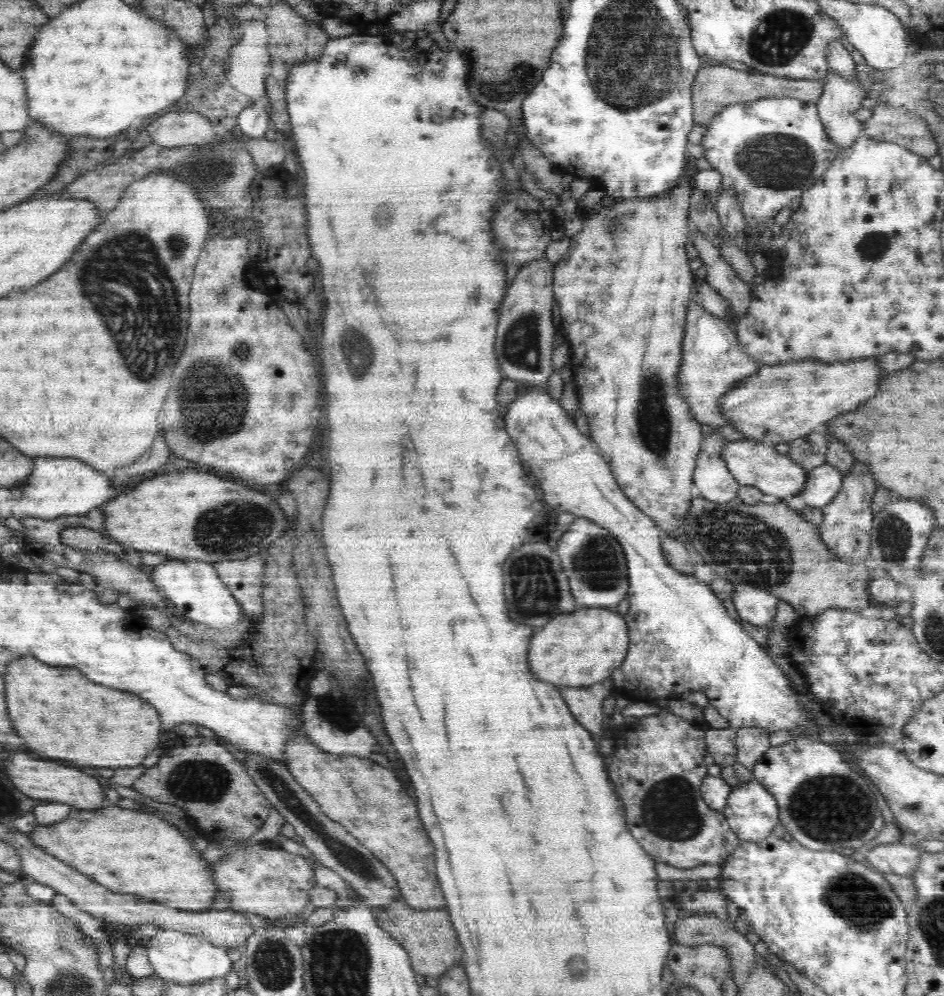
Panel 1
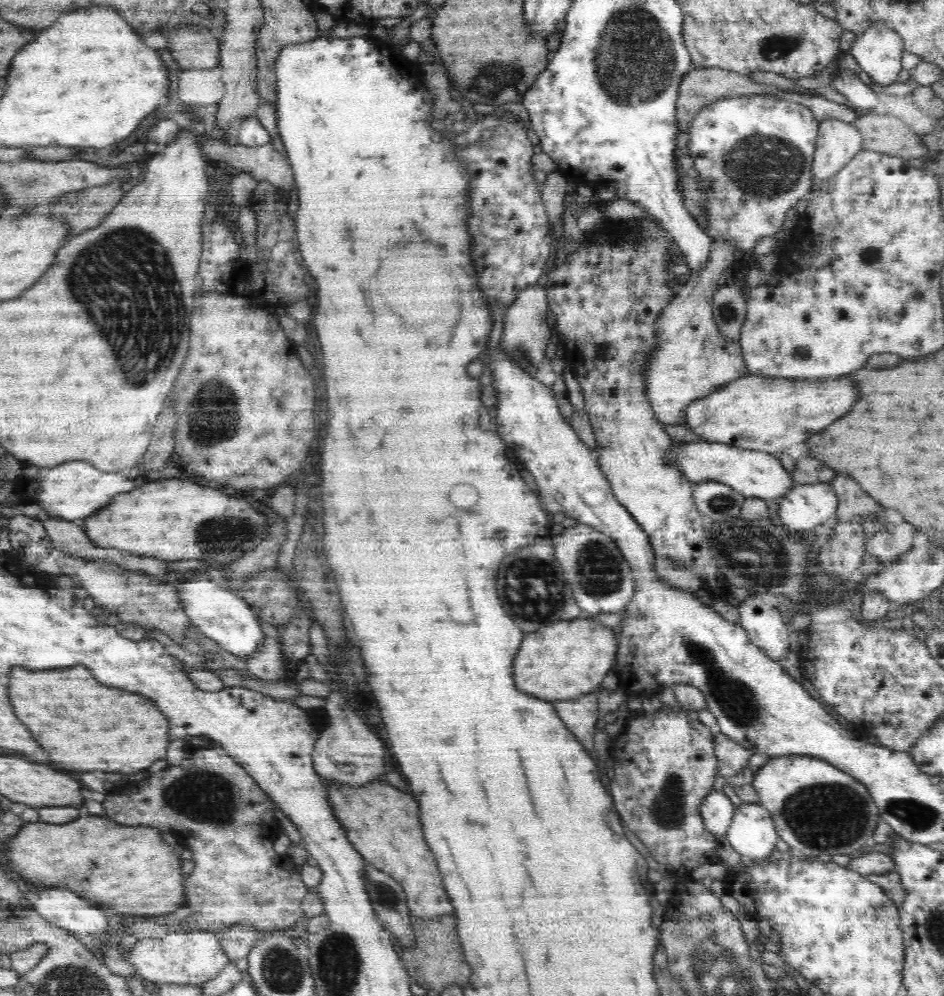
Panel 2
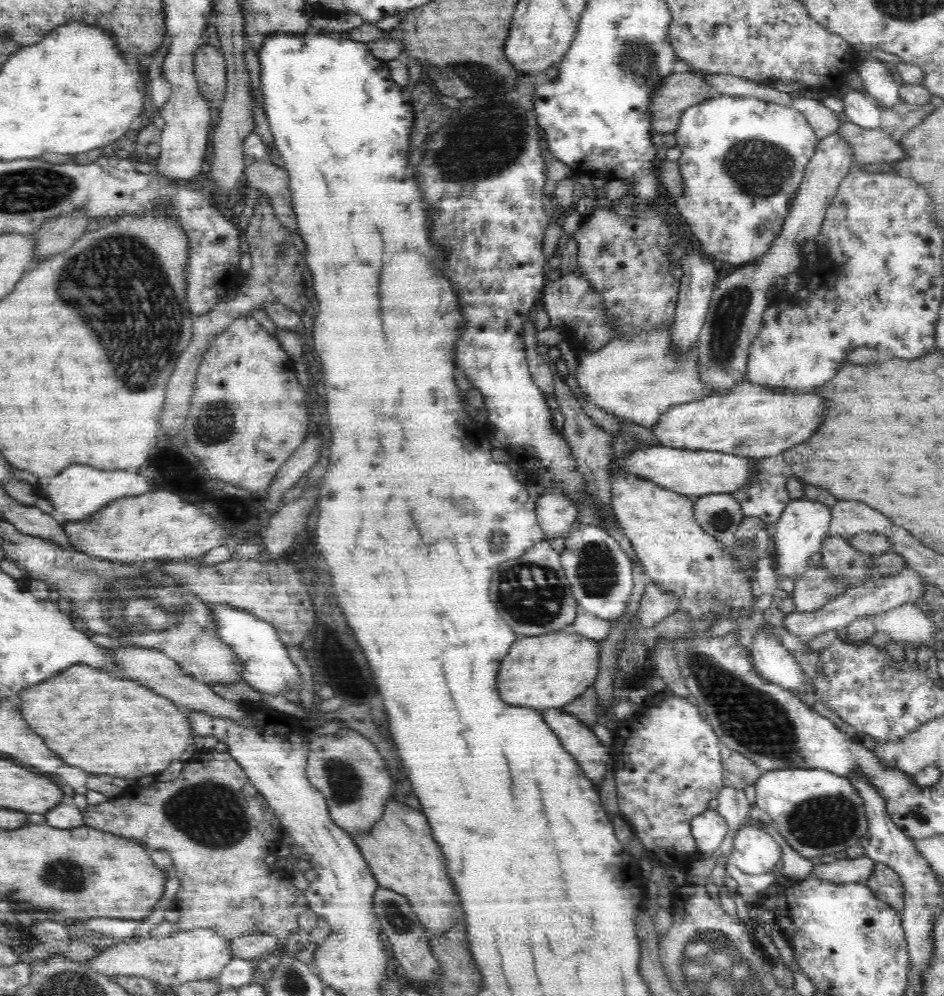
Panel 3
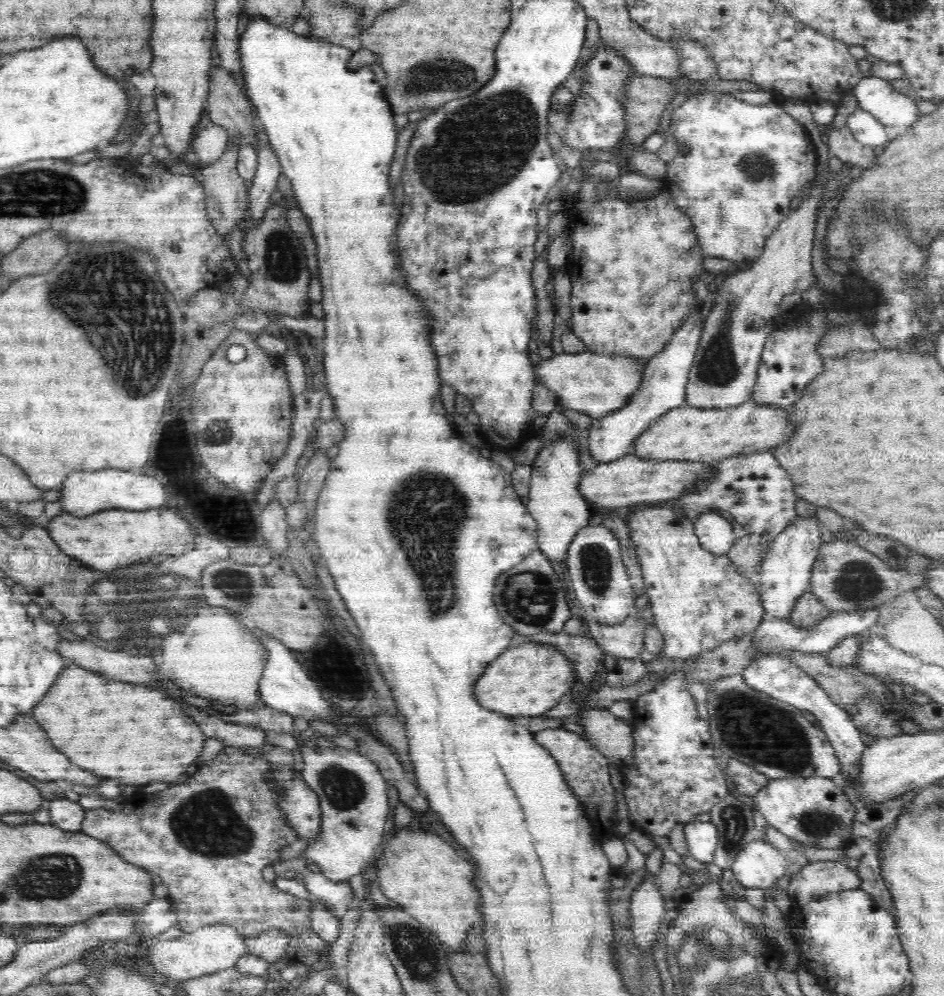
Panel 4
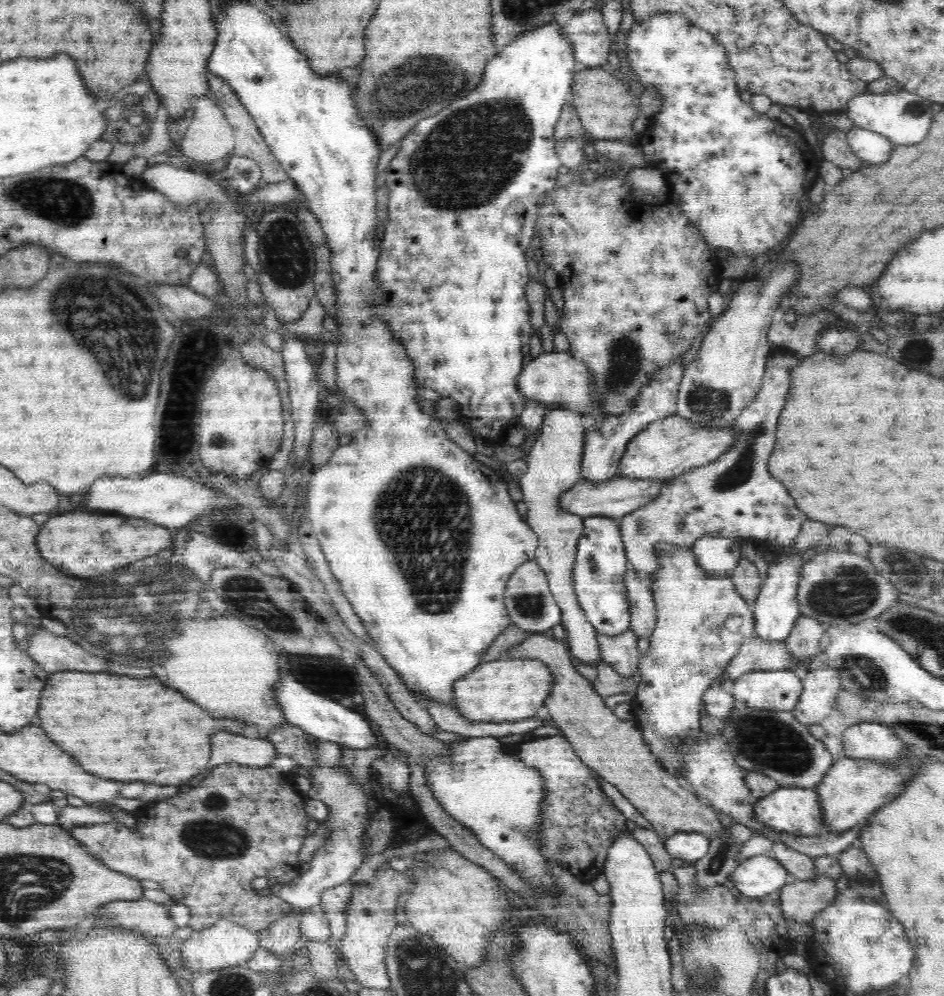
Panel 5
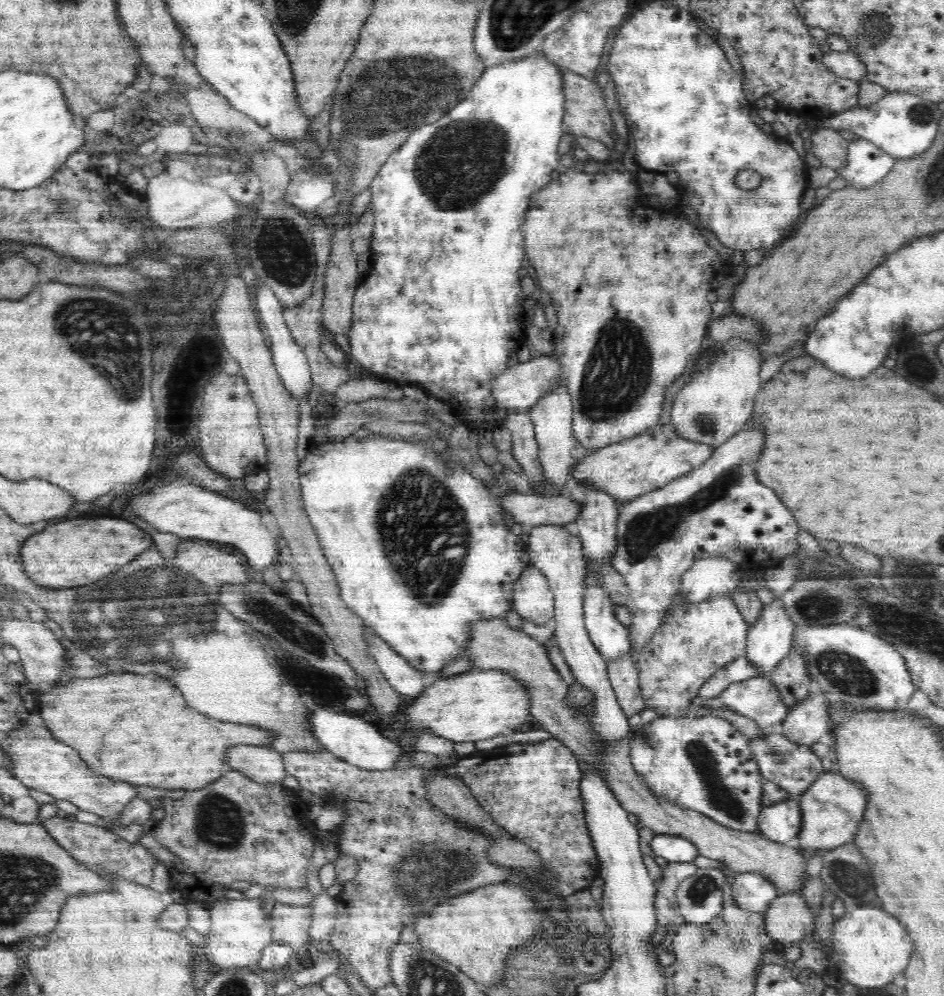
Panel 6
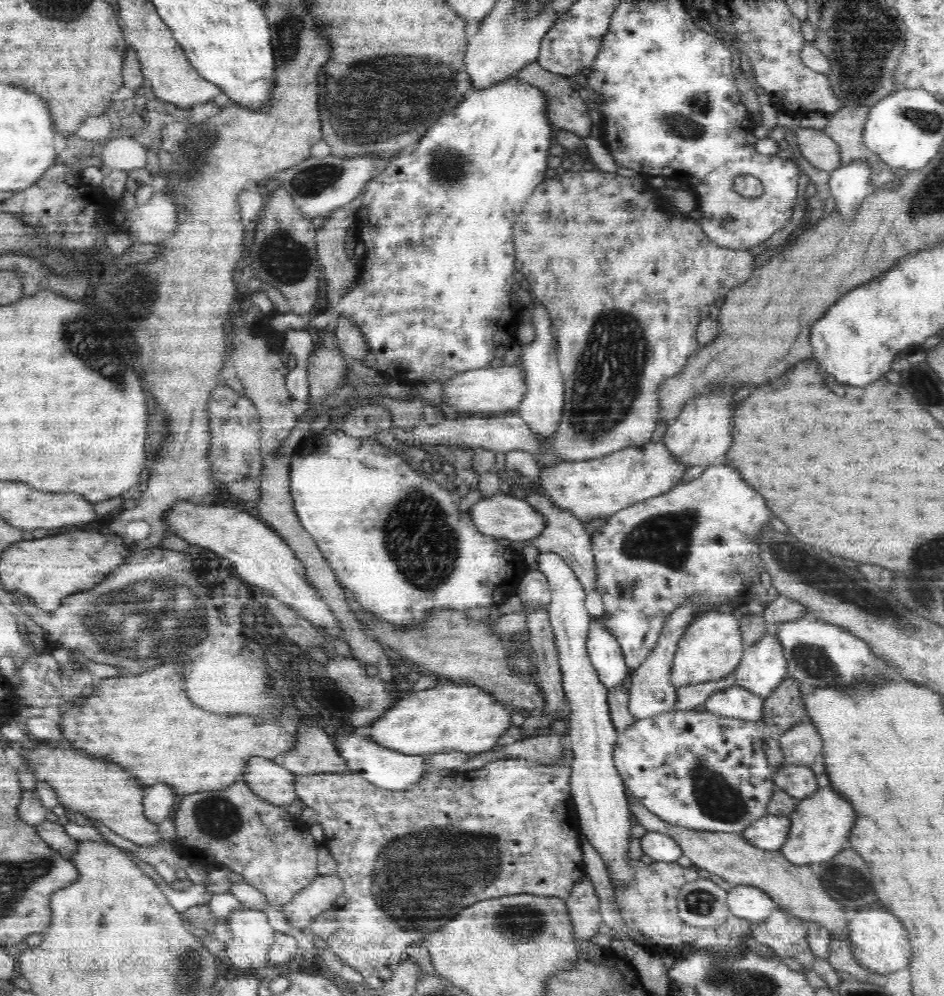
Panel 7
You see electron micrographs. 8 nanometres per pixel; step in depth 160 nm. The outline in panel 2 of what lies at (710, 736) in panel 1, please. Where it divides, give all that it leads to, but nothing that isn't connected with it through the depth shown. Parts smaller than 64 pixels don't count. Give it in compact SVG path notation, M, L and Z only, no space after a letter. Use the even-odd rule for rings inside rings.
M721 731L716 736L713 736L713 739L718 774L725 778L740 774L748 766L748 758L752 756L750 749L740 746L729 736L722 734Z

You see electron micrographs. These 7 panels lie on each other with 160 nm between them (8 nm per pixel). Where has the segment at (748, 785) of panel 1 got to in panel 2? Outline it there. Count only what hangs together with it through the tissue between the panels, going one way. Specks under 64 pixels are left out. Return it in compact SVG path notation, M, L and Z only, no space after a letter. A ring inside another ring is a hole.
M736 801L726 837L742 858L756 860L770 856L778 836L773 817L762 804Z

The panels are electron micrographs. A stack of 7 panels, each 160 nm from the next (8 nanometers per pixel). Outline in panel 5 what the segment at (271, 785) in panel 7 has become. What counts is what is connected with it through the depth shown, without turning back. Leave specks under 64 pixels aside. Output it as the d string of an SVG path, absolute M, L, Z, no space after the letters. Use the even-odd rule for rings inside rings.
M218 732L212 740L212 758L210 768L228 762L237 762L252 768L272 766L277 750L270 740L262 740L255 734L247 737L245 734L233 732Z

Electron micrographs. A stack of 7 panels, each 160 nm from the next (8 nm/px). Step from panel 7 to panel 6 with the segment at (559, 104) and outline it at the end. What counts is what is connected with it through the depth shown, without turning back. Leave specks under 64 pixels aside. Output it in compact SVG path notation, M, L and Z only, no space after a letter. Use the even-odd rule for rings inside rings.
M562 71L562 85L565 104L565 114L562 122L566 132L574 136L587 136L603 142L613 148L615 140L610 136L614 130L610 112L603 97L599 79L579 76L577 73Z

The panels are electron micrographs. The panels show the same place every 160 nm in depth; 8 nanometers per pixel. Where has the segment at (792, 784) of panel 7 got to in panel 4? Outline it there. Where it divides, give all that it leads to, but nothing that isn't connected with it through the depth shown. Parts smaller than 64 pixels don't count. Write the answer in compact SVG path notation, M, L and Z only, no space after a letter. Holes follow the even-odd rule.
M741 674L706 682L705 688L709 730L726 759L739 760L771 779L840 777L841 764L831 742L820 726L810 723L799 708L750 688Z

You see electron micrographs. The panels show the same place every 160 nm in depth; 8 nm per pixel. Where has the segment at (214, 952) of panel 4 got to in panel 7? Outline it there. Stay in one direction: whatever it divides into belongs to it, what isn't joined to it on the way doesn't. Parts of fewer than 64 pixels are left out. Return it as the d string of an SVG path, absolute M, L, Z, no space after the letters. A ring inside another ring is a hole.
M236 908L224 921L232 932L224 951L232 967L252 969L270 965L268 952L276 932L264 912Z

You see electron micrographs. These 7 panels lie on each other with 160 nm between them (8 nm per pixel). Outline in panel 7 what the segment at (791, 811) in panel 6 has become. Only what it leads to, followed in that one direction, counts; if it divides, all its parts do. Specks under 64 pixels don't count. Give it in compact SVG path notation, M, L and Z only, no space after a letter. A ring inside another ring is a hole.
M766 814L745 828L741 835L756 848L774 851L784 844L791 827L789 816Z

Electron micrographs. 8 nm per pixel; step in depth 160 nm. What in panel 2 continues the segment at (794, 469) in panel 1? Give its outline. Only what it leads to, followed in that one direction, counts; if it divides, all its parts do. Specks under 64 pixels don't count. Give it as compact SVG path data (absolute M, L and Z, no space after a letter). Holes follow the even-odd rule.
M699 441L690 443L682 450L672 450L672 459L678 461L678 467L684 471L685 476L694 484L706 482L706 480L715 480L722 484L727 484L730 488L737 490L745 498L756 497L770 500L773 498L783 497L792 487L792 474L784 469L774 453L760 452L757 449L738 448L737 445L722 444L721 442Z

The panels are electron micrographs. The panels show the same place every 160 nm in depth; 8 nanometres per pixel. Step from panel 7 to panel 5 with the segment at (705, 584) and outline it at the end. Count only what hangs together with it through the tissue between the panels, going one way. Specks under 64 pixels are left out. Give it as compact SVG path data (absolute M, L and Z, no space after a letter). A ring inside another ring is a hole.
M785 347L773 349L766 360L762 388L755 396L756 400L744 408L740 416L733 421L732 425L737 430L737 437L731 447L714 462L673 477L668 484L658 491L658 496L654 500L616 520L620 528L629 567L637 572L648 586L652 588L652 583L655 582L654 572L658 570L661 562L659 544L668 543L668 545L678 545L678 547L692 550L699 539L710 536L729 537L738 541L753 541L769 548L780 545L788 549L799 536L807 518L801 510L798 510L797 504L794 504L794 499L788 496L786 488L768 474L766 466L768 466L768 458L770 458L774 444L776 444L776 422L778 422L780 410L784 408L784 400L786 400L791 387L791 370L803 358L803 355Z

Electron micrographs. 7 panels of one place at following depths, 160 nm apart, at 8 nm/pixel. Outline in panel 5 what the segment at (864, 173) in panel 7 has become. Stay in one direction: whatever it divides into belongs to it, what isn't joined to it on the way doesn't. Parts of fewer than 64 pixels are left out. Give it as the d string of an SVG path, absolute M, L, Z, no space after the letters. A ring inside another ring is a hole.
M857 126L847 132L847 141L854 154L863 162L863 166L884 164L895 148L885 136Z

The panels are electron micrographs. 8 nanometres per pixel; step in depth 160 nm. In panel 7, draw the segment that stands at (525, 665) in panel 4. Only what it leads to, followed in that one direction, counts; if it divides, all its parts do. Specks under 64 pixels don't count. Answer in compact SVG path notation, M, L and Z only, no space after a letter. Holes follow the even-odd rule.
M443 681L441 685L426 690L412 692L397 700L380 718L375 719L368 732L370 740L384 748L408 755L430 755L436 752L478 753L491 750L512 724L510 716L513 711L498 702L489 692L484 692L476 684L458 684Z

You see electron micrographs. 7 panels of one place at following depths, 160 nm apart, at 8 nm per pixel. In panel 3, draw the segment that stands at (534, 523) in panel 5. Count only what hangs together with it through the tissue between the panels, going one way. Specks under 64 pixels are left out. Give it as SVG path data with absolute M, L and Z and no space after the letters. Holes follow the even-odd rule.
M540 489L539 494L535 501L535 513L545 539L550 541L555 538L566 538L575 528L579 515L574 502L563 498L563 494L557 489Z

